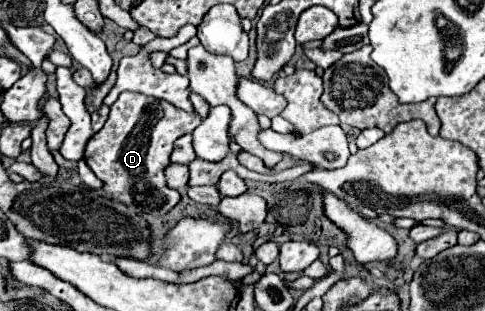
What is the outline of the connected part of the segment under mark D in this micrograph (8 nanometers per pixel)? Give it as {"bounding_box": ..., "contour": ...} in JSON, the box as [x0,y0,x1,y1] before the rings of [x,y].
{"bounding_box":[84,91,200,215],"contour":[[[126,91],[110,107],[106,125],[88,141],[84,159],[104,183],[104,191],[110,193],[112,199],[122,201],[128,207],[140,207],[150,215],[166,215],[180,201],[180,193],[170,189],[164,177],[174,141],[192,133],[200,121],[196,111],[180,111],[178,107],[172,107],[172,103]]]}

